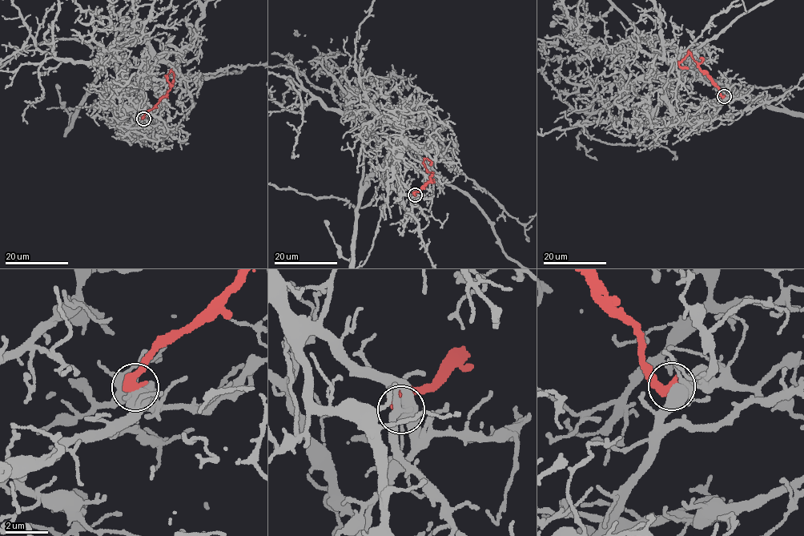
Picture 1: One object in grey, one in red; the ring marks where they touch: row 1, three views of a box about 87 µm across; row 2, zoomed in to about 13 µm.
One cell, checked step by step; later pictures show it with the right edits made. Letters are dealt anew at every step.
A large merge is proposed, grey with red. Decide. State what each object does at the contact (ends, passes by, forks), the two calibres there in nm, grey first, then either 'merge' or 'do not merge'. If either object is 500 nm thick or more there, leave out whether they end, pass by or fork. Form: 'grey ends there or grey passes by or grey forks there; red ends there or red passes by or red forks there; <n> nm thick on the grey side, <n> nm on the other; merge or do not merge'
500 nm thick on the grey side, 440 nm on the other; do not merge

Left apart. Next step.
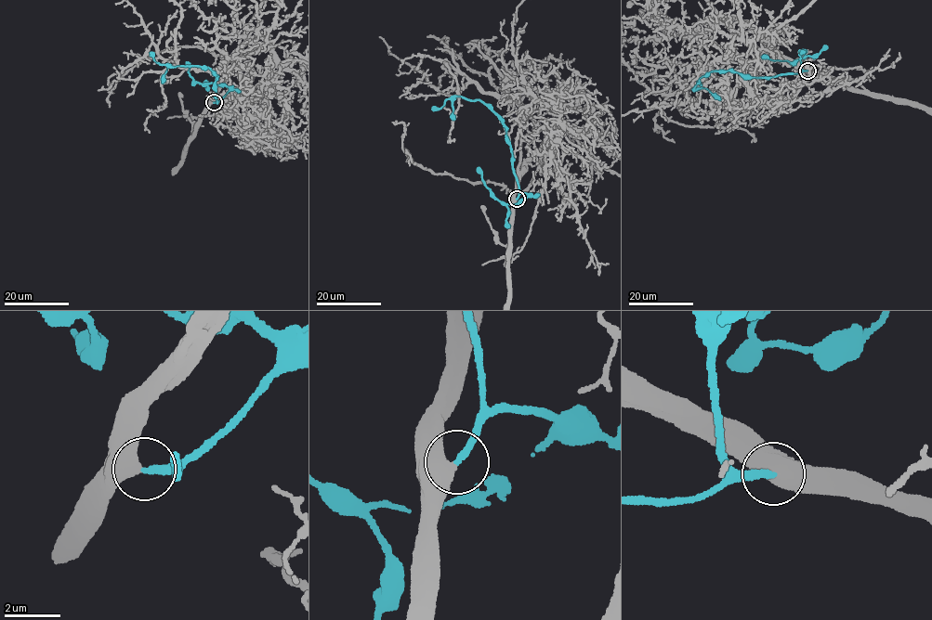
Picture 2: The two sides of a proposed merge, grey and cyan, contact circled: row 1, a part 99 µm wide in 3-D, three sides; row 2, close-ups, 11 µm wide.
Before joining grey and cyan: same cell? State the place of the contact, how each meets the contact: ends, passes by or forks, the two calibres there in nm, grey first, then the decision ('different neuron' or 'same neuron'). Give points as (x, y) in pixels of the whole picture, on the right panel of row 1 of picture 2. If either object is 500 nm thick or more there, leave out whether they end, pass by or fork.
place (807, 71); calibres 600 and 240 nm; same neuron

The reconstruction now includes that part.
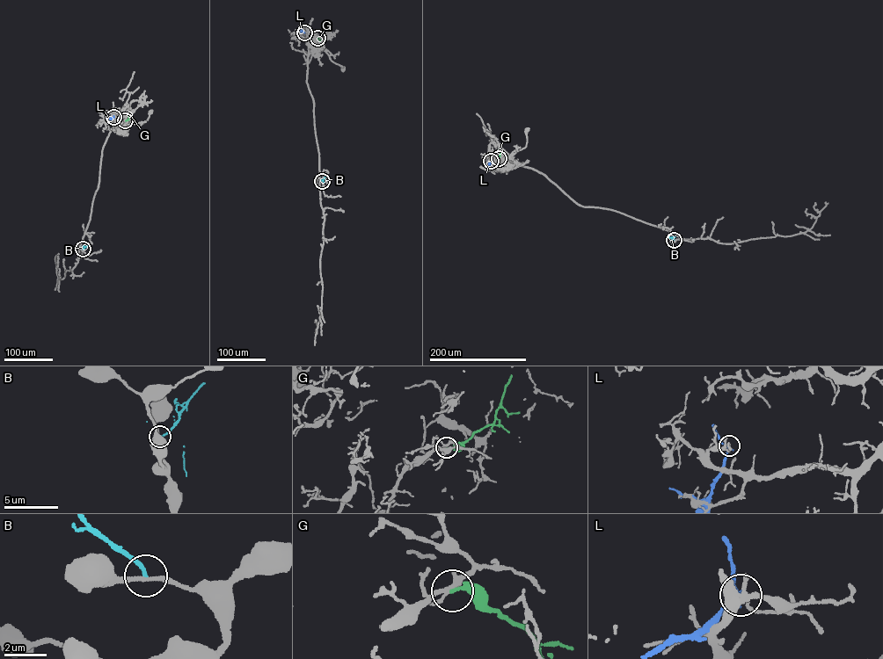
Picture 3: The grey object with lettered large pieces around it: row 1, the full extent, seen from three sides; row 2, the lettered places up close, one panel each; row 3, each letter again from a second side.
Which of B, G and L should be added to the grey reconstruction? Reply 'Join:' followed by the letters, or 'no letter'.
Join: no letter

